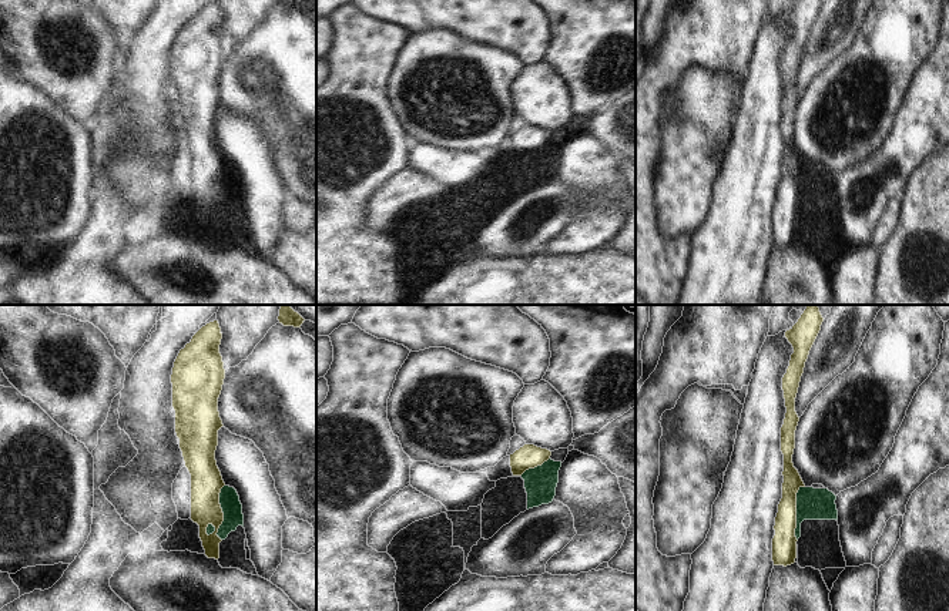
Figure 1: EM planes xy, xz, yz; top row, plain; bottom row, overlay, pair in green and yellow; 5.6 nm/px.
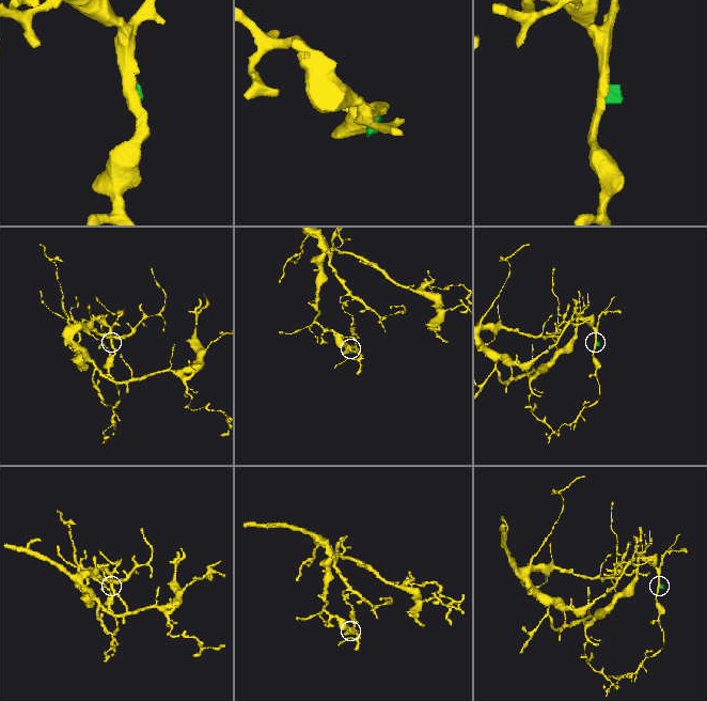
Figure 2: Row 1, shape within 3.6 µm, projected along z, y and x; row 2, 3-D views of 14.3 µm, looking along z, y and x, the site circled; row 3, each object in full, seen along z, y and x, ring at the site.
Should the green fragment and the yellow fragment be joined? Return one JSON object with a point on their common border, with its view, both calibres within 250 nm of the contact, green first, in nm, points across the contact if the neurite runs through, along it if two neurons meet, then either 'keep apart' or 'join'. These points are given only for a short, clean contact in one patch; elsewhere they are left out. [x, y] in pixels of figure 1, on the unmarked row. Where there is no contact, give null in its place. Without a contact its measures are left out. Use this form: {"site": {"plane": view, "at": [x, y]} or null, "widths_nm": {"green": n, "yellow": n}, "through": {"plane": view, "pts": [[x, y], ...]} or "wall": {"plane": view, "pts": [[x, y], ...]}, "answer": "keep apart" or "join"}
{"site": {"plane": "xy", "at": [223, 192]}, "widths_nm": {"green": 120, "yellow": 180}, "wall": {"plane": "xy", "pts": [[224, 165], [220, 174], [223, 204], [217, 214], [221, 221]]}, "answer": "keep apart"}

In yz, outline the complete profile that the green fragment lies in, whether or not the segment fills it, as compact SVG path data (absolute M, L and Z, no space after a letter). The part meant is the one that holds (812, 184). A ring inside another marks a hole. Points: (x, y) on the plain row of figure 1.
M875 0L855 43L808 85L792 135L805 165L797 174L797 221L804 201L838 201L836 177L879 151L915 74L938 46L943 11L942 0Z

